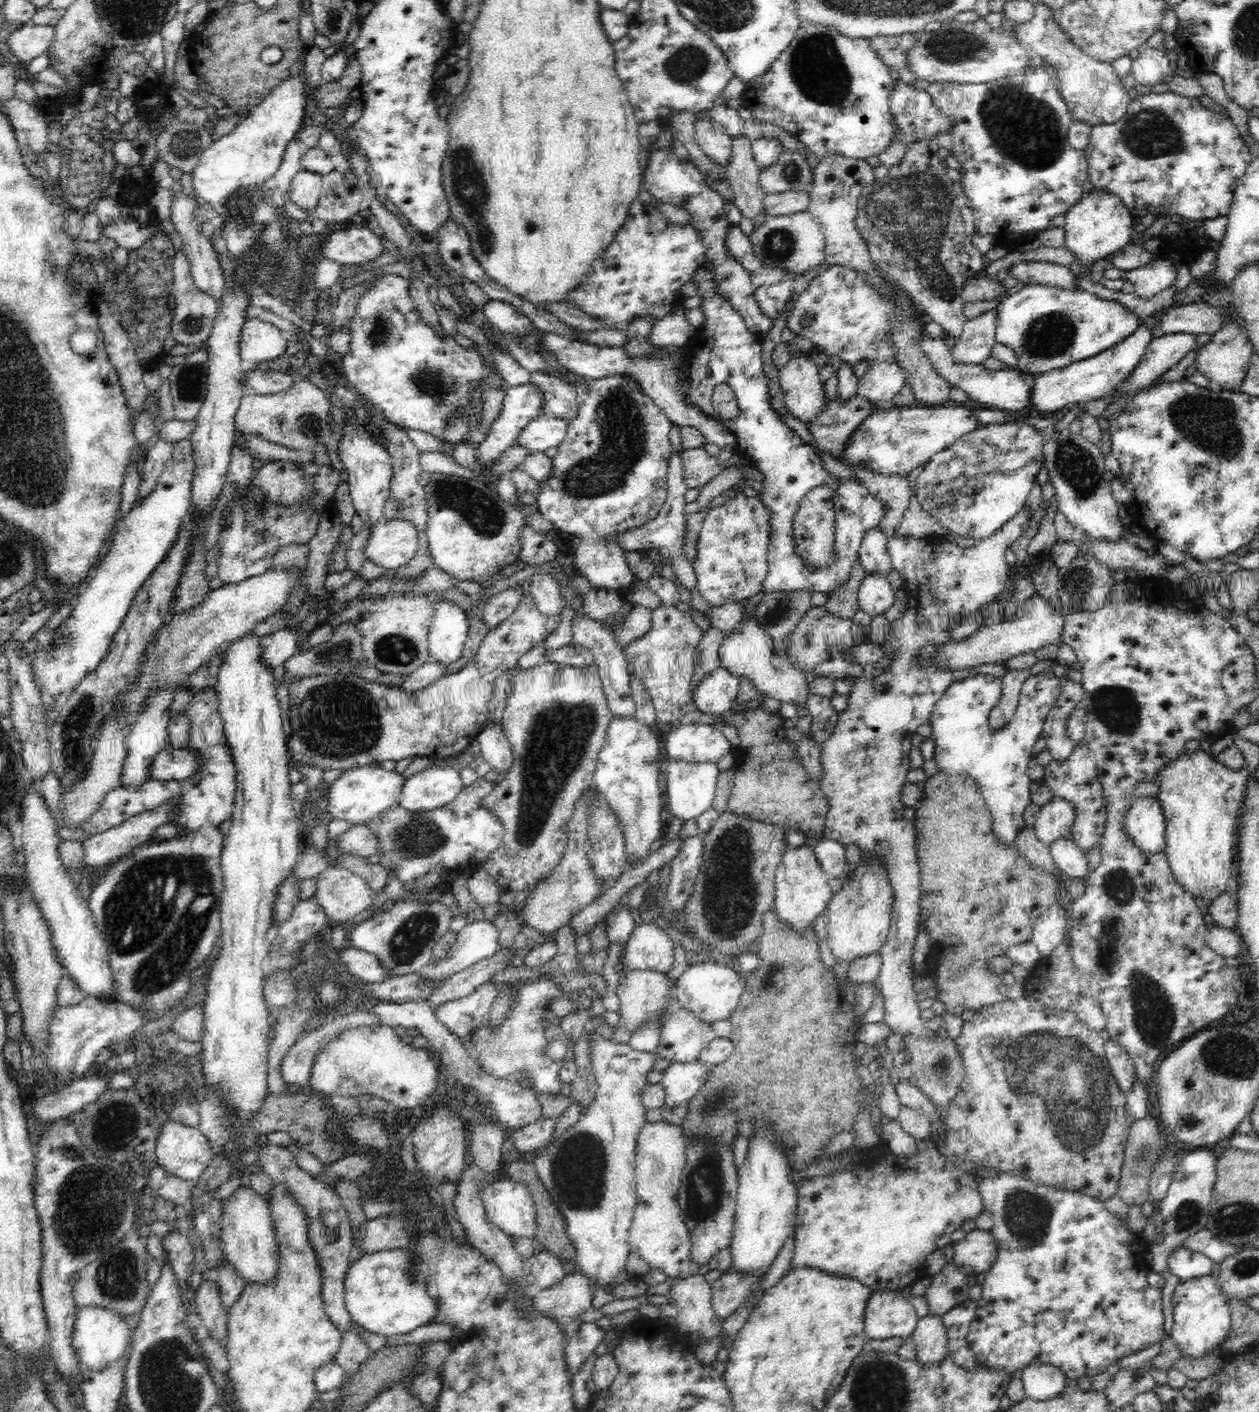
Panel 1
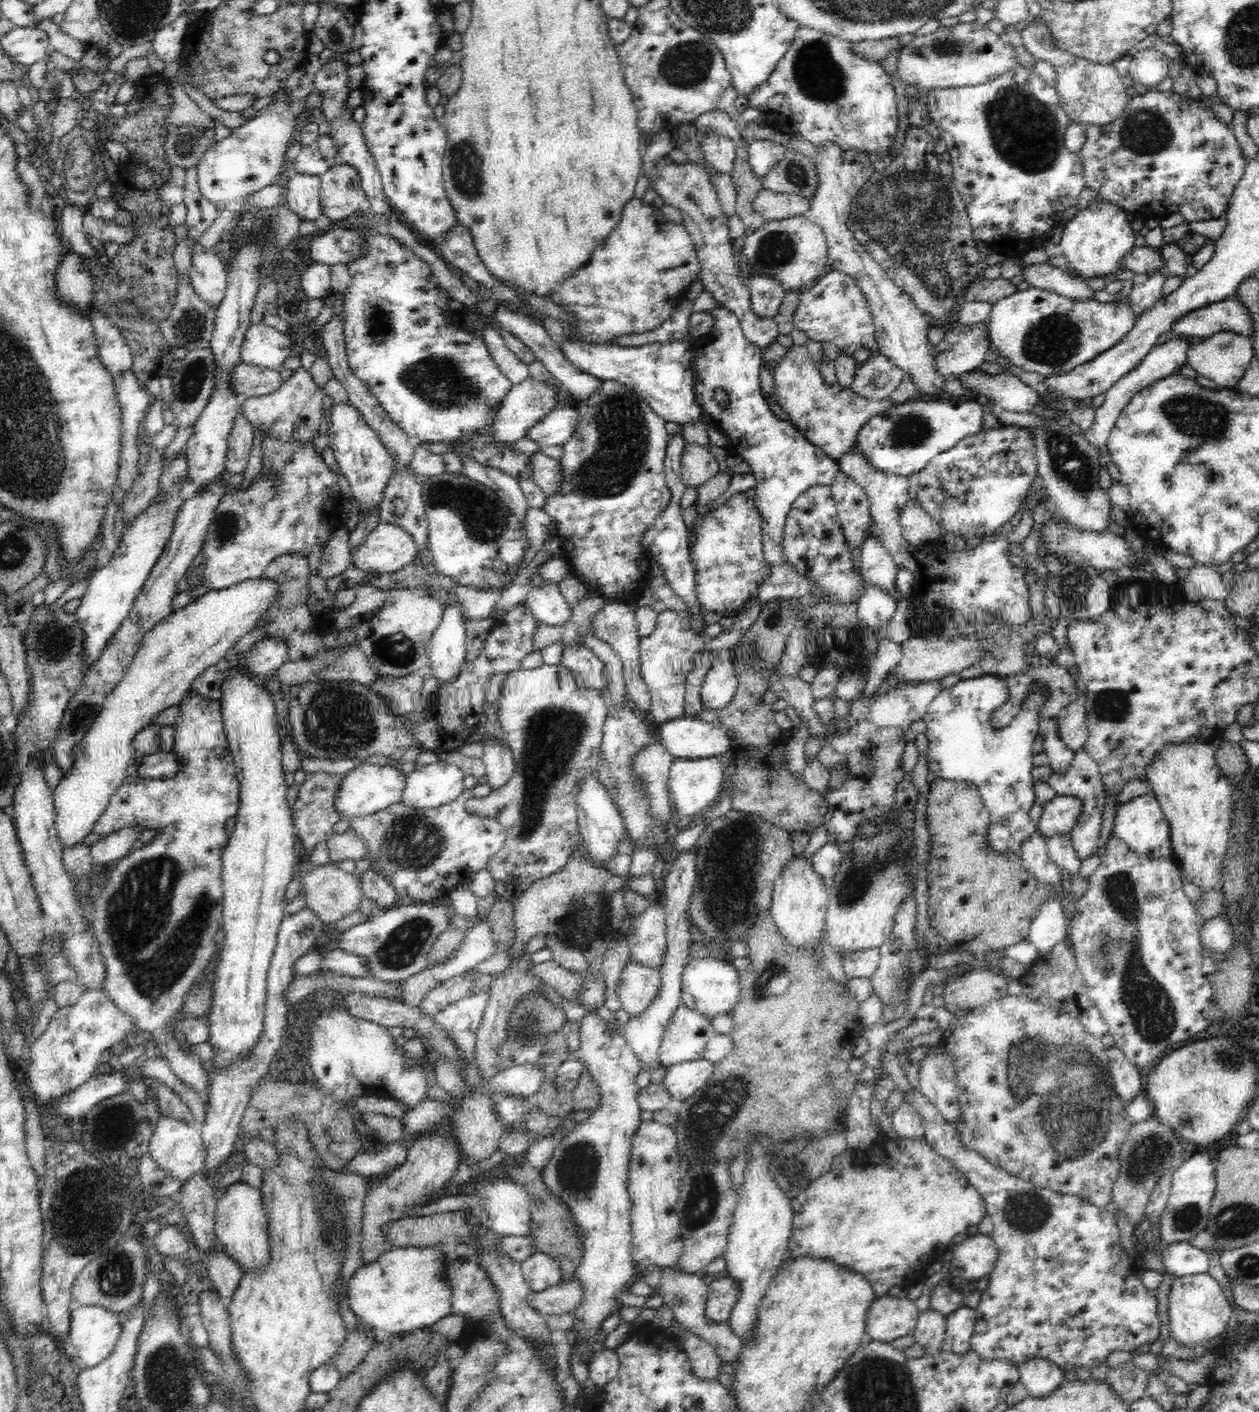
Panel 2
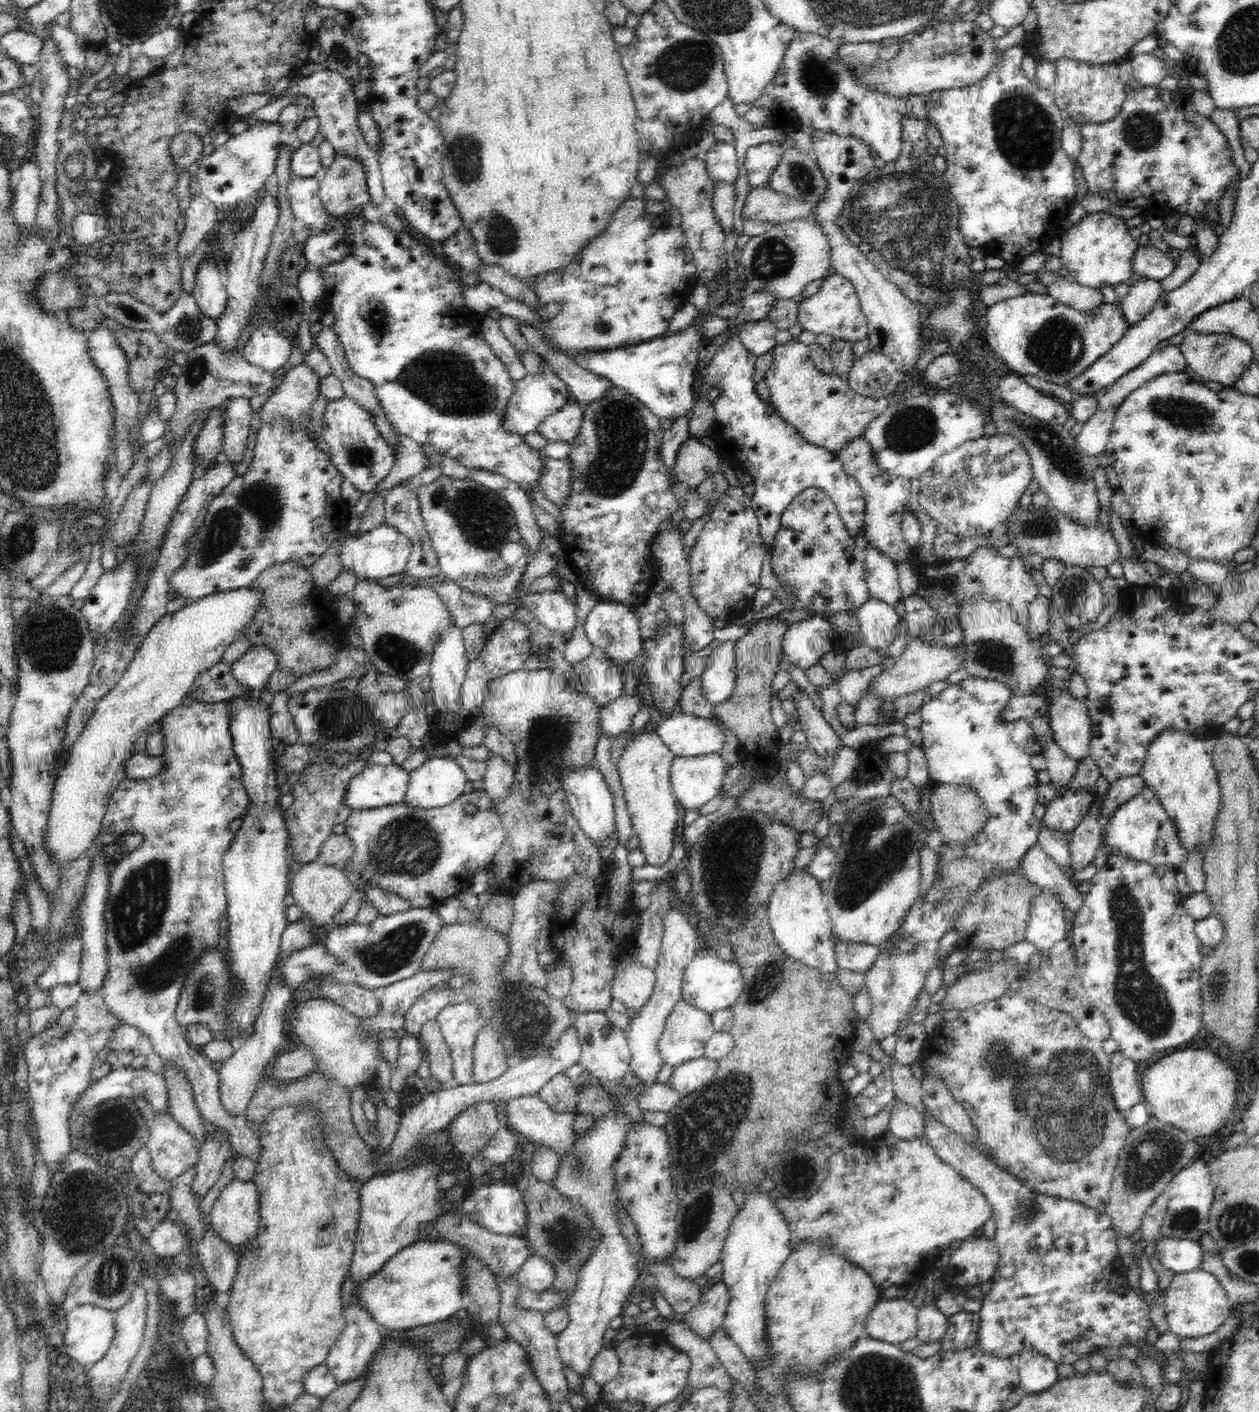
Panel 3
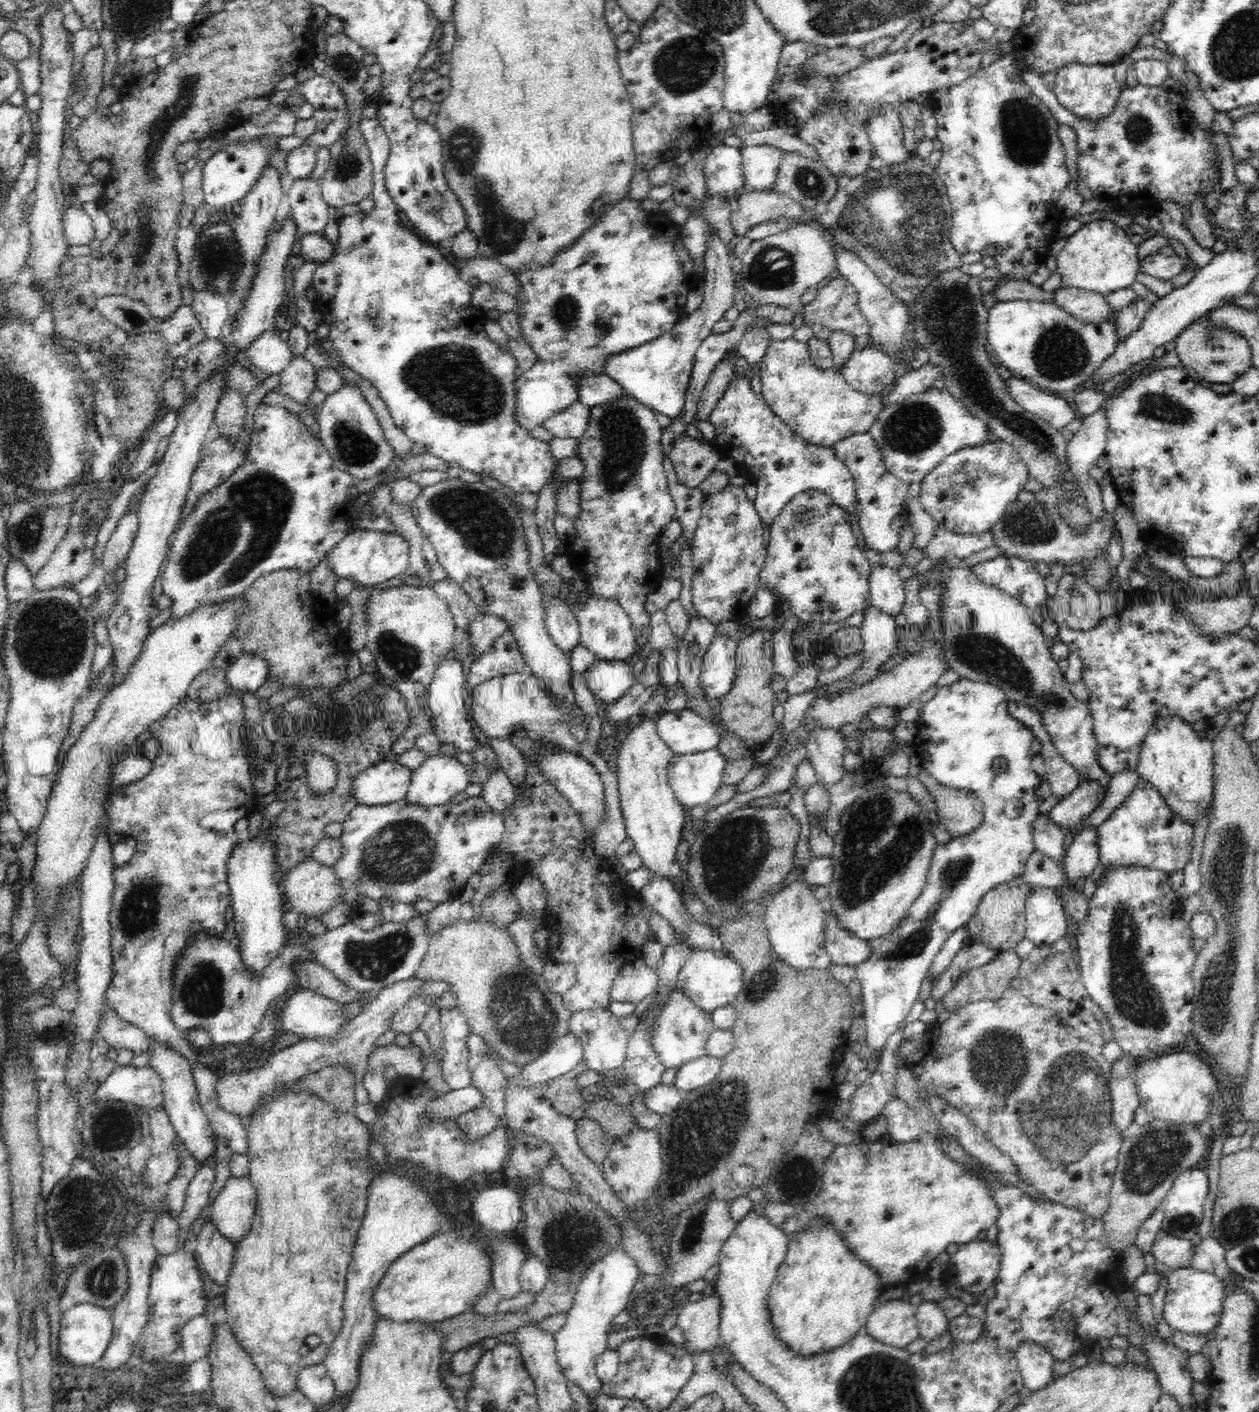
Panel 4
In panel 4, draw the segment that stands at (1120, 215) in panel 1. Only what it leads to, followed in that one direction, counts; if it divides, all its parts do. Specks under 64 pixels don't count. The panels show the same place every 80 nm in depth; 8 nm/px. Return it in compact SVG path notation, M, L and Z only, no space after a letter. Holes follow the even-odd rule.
M1097 216L1093 222L1082 224L1072 235L1063 250L1056 256L1056 272L1062 275L1060 287L1076 287L1084 290L1094 291L1106 296L1109 292L1121 288L1128 288L1135 281L1139 273L1140 260L1138 259L1138 248L1131 242L1129 235L1122 227L1116 226L1110 219L1099 219Z

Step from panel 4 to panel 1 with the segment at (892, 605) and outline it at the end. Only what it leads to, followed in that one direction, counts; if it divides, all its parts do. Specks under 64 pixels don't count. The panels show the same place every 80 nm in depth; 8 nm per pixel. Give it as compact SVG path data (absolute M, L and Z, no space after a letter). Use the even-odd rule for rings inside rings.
M880 527L866 531L858 552L863 570L870 574L880 573L887 576L893 569L891 556L887 549L887 540Z

